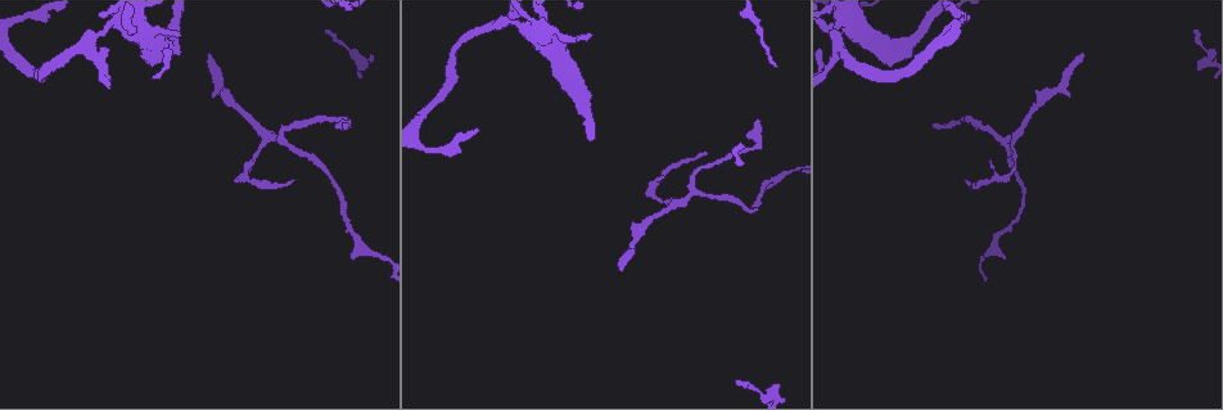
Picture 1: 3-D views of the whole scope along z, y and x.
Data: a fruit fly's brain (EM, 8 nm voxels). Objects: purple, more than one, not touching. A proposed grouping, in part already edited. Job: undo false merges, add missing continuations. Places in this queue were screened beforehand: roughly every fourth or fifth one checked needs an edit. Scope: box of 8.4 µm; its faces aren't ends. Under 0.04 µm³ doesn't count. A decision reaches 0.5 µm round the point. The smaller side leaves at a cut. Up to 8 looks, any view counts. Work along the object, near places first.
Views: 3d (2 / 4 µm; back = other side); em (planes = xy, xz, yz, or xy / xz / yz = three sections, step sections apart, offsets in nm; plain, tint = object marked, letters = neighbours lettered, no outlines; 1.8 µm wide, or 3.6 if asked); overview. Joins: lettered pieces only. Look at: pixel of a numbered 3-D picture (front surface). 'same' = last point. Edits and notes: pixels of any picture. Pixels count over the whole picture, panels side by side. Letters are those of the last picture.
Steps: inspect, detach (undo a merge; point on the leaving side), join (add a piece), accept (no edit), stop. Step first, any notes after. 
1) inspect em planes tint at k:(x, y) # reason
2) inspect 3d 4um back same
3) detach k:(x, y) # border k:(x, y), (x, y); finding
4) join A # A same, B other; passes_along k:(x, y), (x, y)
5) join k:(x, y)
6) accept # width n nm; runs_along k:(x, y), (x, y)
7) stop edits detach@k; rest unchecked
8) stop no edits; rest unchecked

inspect em planes letters at 1:(1082, 53) # an open end

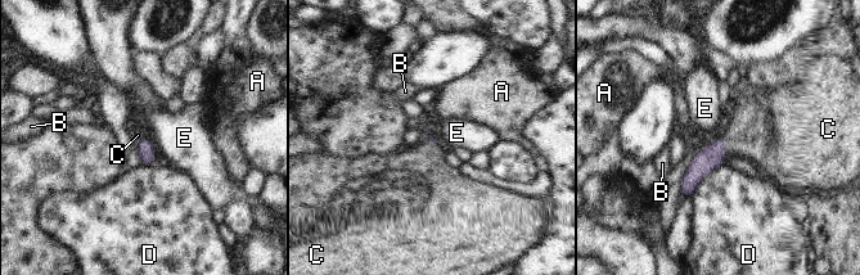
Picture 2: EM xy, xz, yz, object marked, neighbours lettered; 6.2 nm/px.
join C # A other, B other, C same, D other, E other; the cell continues

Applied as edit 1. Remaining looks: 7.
inspect em planes letters at 1:(1004, 256) # tapers out

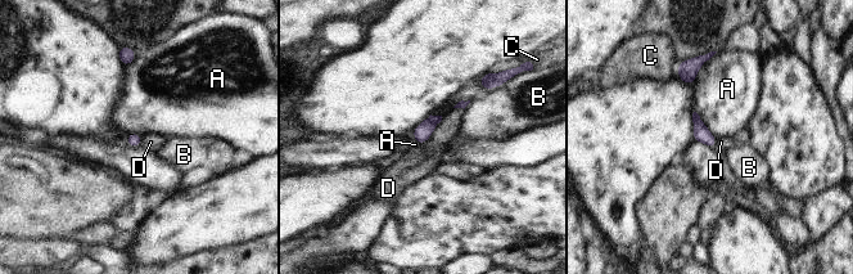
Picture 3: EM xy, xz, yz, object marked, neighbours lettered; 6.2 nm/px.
accept # width 90 nm; A other, B other, C other, D other; border 3:(717, 52), (698, 71), (693, 82); no lettered piece goes on from it

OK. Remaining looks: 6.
stop edits join@2; rest unchecked

